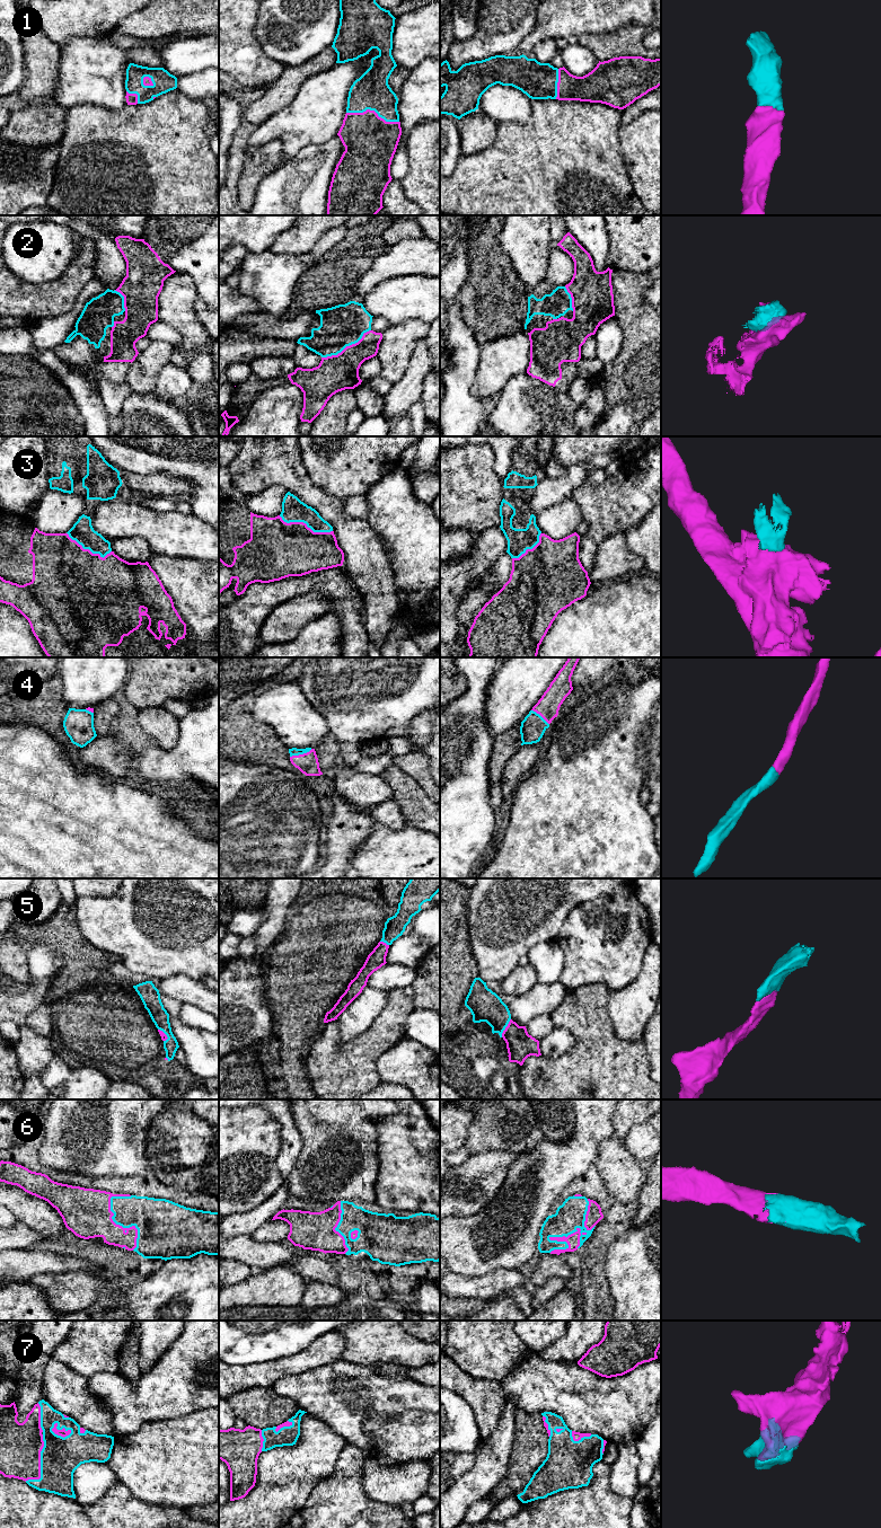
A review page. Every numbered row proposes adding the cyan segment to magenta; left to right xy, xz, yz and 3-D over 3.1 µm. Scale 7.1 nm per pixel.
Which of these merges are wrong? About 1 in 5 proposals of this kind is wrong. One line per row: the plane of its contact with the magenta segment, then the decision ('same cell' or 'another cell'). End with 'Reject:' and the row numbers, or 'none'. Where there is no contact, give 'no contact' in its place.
1: contact in xz; same cell
2: contact in xz; same cell
3: contact in xz; another cell
4: contact in xz; same cell
5: contact in yz; same cell
6: contact in yz; same cell
7: contact in xy; same cell
Reject: 3

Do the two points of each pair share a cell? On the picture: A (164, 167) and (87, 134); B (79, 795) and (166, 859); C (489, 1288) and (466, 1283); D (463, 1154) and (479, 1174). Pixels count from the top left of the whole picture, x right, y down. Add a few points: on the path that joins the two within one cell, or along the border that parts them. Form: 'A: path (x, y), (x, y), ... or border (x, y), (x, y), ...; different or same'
A: path (144, 161), (134, 161), (106, 144); same
B: path (100, 817), (144, 859); same
C: path (483, 1287), (472, 1287); same
D: border (470, 1155), (463, 1163), (451, 1166); different

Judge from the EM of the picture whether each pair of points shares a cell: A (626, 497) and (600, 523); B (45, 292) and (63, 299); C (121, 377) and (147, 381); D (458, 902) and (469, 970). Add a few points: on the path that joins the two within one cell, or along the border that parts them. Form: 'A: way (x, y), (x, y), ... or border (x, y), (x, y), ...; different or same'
A: way (619, 504), (607, 517); same
B: way (50, 297), (59, 298); same
C: border (132, 363), (125, 380); different
D: way (455, 919), (455, 953); same

